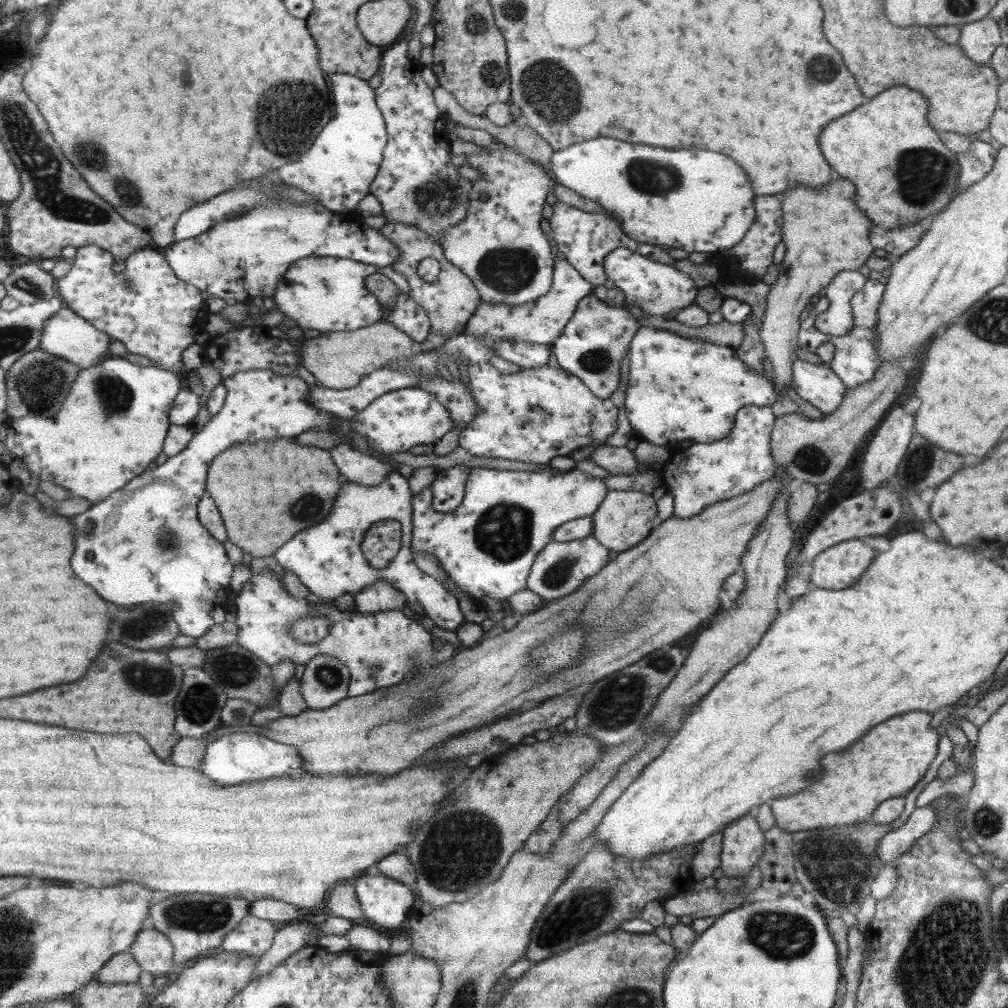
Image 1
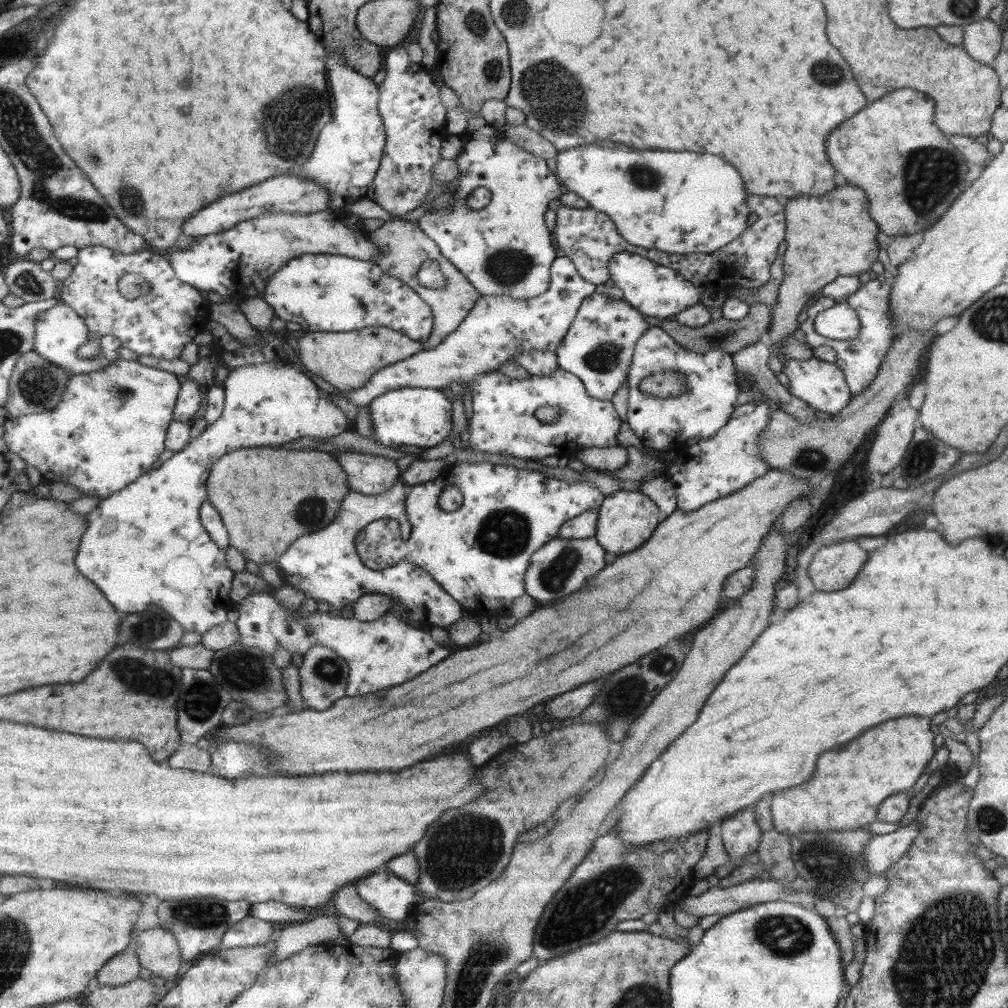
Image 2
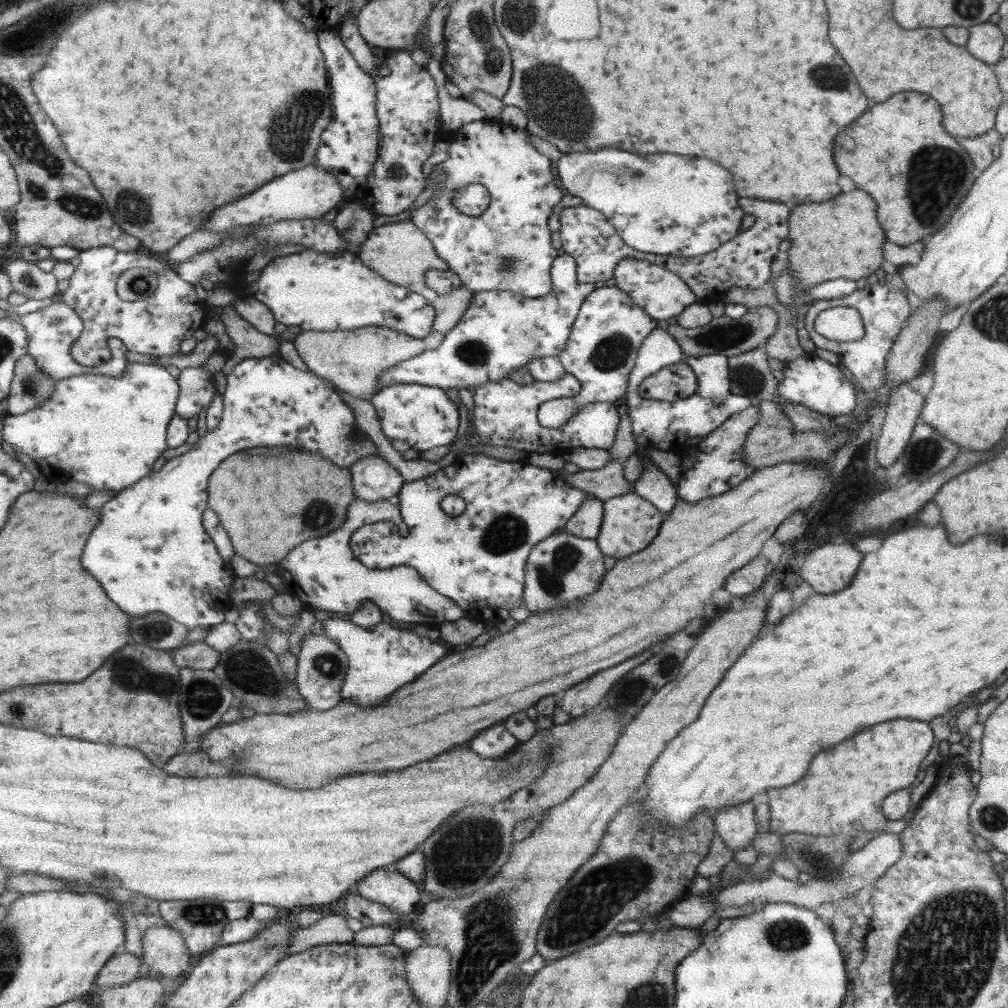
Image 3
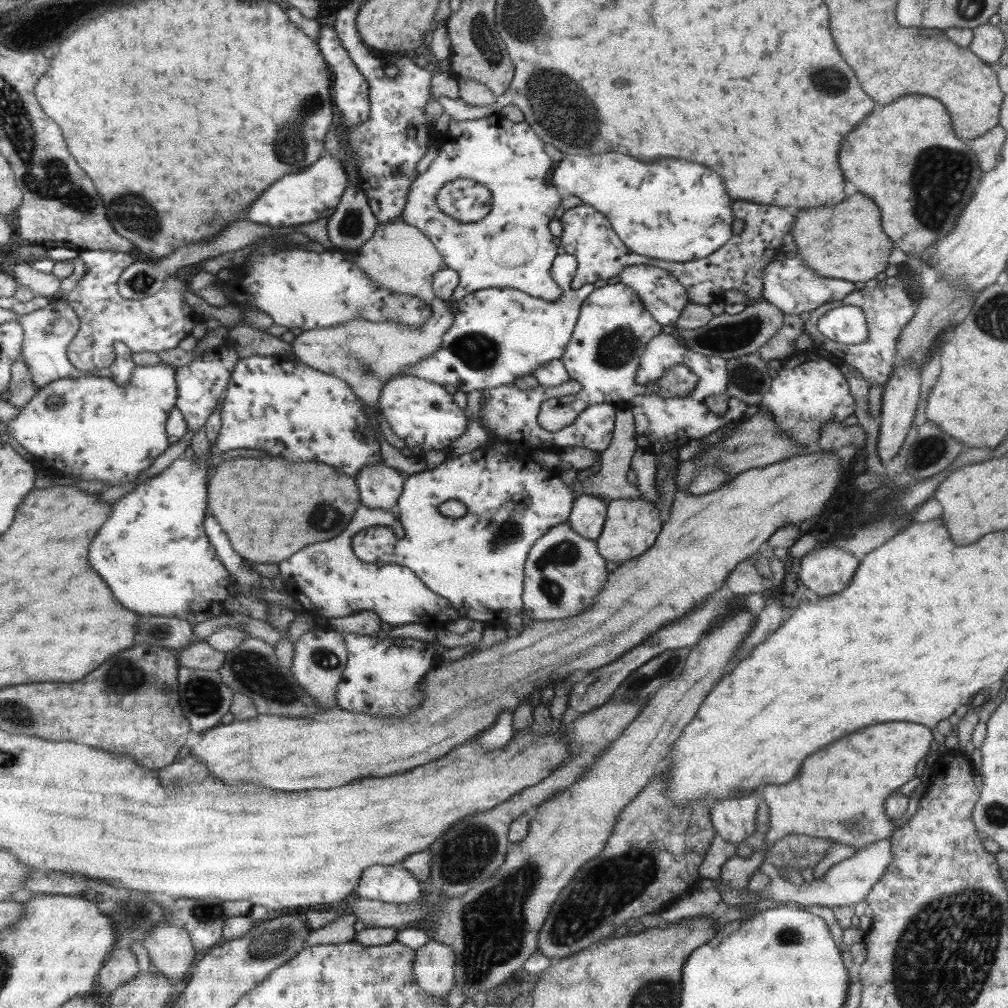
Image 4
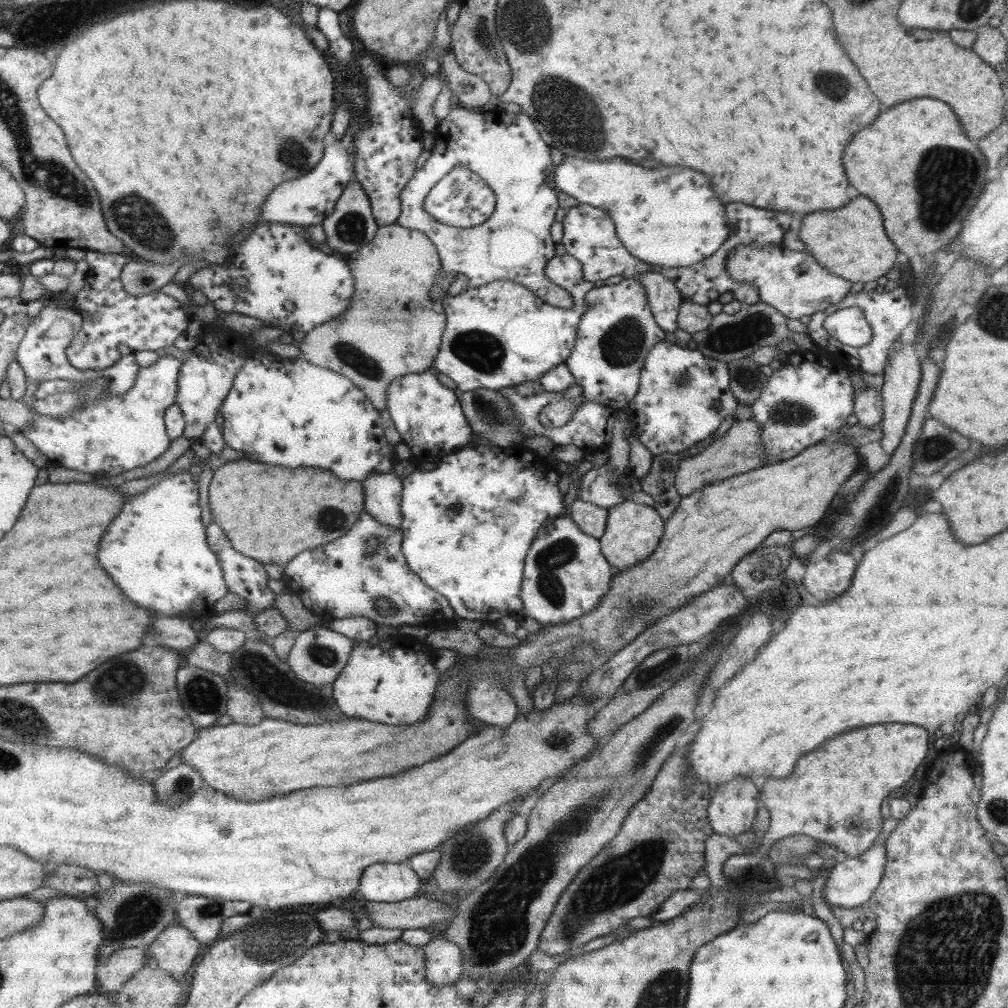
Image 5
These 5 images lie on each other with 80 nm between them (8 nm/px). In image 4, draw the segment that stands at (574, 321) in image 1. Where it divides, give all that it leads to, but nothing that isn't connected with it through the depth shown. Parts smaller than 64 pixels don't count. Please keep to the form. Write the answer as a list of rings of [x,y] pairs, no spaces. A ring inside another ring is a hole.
[[[618,283],[596,288],[583,301],[570,342],[559,359],[570,378],[580,383],[581,389],[576,394],[542,402],[537,416],[539,425],[552,432],[566,428],[593,404],[624,407],[636,396],[676,398],[690,395],[697,385],[698,376],[684,364],[674,365],[664,372],[662,378],[650,384],[638,384],[635,381],[646,345],[661,331],[661,324],[654,320],[640,298],[636,298],[636,292],[630,286]]]

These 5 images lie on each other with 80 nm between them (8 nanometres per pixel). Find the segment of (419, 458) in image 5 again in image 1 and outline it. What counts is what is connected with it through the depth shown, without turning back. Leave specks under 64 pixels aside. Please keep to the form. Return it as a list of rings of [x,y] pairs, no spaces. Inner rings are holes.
[[[406,387],[392,390],[375,398],[356,416],[345,420],[353,431],[366,436],[369,448],[378,452],[406,452],[418,444],[436,444],[447,432],[452,430],[453,422],[449,410],[420,387]]]

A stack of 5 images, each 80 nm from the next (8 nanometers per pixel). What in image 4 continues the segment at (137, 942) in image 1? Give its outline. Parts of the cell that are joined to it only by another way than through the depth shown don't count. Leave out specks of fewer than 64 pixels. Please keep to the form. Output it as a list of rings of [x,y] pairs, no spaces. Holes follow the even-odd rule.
[[[167,922],[155,926],[142,941],[149,958],[161,975],[177,984],[195,962],[196,949],[184,927]]]

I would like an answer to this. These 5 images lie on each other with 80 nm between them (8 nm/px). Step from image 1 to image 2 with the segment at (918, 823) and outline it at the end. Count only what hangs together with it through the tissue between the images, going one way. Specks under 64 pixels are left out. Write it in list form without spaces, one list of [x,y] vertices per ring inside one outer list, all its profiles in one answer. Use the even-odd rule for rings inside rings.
[[[911,821],[890,834],[874,836],[870,839],[862,856],[870,875],[885,873],[895,862],[908,852],[914,838],[918,838],[921,825]]]

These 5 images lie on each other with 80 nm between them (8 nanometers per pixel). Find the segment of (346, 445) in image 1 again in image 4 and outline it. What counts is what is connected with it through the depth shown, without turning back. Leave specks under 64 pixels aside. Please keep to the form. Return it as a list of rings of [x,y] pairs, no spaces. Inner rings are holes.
[[[382,462],[369,464],[355,476],[360,502],[368,508],[395,510],[403,491],[405,476]]]

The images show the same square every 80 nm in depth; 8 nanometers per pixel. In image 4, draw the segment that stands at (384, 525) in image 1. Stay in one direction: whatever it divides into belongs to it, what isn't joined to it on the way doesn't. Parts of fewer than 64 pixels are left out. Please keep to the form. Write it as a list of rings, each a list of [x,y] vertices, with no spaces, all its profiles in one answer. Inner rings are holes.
[[[488,444],[471,451],[466,451],[464,454],[456,455],[455,457],[445,457],[437,466],[426,468],[426,470],[417,472],[413,475],[405,476],[402,494],[400,494],[398,501],[396,501],[398,519],[405,528],[405,535],[398,539],[392,528],[388,528],[388,526],[365,528],[352,539],[352,548],[355,550],[357,557],[364,562],[370,564],[376,563],[379,566],[388,563],[396,563],[400,566],[408,567],[430,590],[432,590],[432,592],[448,600],[456,609],[460,618],[482,621],[487,625],[504,625],[509,616],[518,616],[524,613],[522,600],[524,565],[530,549],[543,534],[546,534],[548,530],[552,528],[552,526],[559,525],[561,522],[567,522],[567,518],[572,510],[572,505],[574,505],[574,500],[576,500],[576,498],[572,495],[572,486],[566,485],[560,479],[558,470],[541,467],[539,463],[534,461],[533,457],[508,456],[498,452],[498,450],[494,449],[492,444]],[[452,499],[458,500],[466,505],[467,511],[464,516],[450,518],[444,516],[439,511],[439,505]]]

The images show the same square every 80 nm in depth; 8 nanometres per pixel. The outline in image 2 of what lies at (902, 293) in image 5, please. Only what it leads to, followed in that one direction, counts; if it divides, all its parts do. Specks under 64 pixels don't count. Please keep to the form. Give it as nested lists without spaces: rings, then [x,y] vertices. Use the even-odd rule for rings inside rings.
[[[889,278],[882,284],[877,279],[869,280],[861,288],[848,298],[847,303],[857,312],[860,321],[859,330],[846,340],[832,340],[820,336],[813,327],[816,315],[826,310],[832,305],[832,300],[826,296],[820,296],[813,306],[808,308],[806,321],[800,324],[799,331],[805,334],[806,342],[810,350],[818,346],[830,346],[836,350],[836,366],[840,368],[846,376],[846,382],[852,394],[861,394],[875,380],[880,365],[884,361],[888,349],[893,343],[893,332],[895,332],[895,320],[891,315],[890,289],[892,289],[892,279]]]

